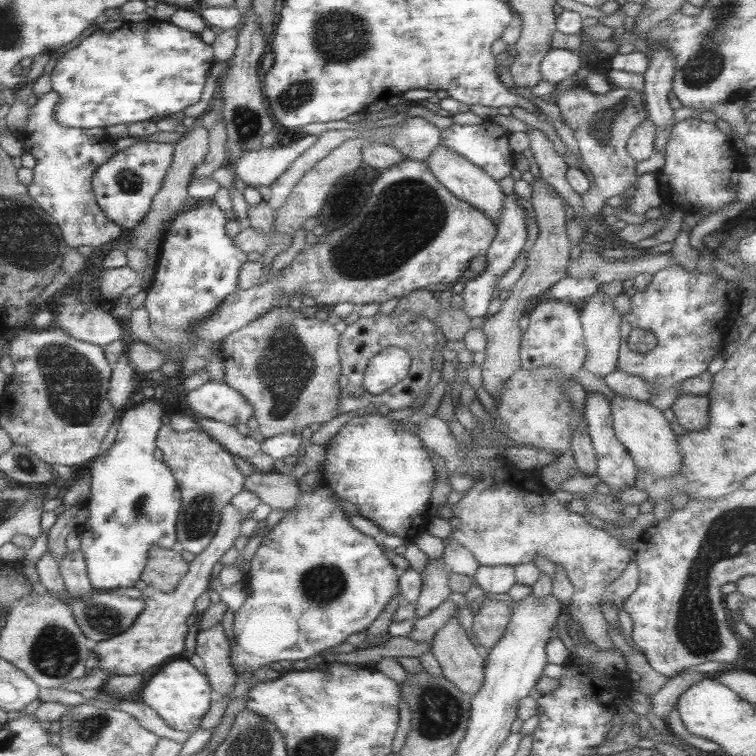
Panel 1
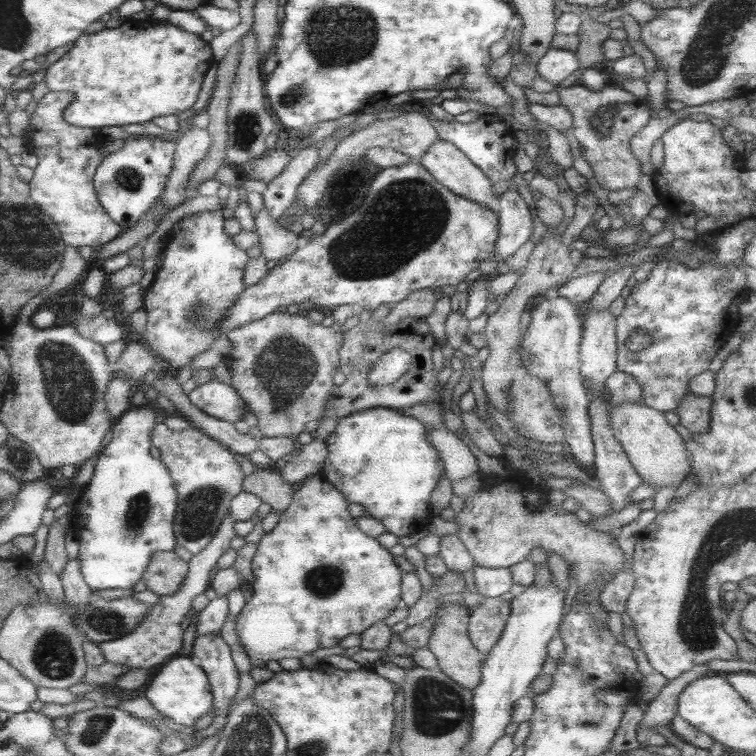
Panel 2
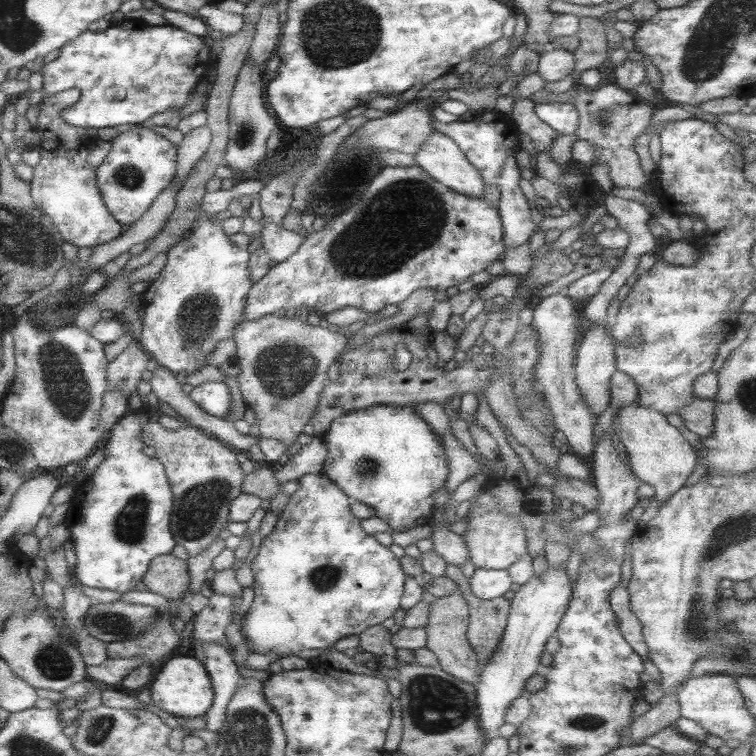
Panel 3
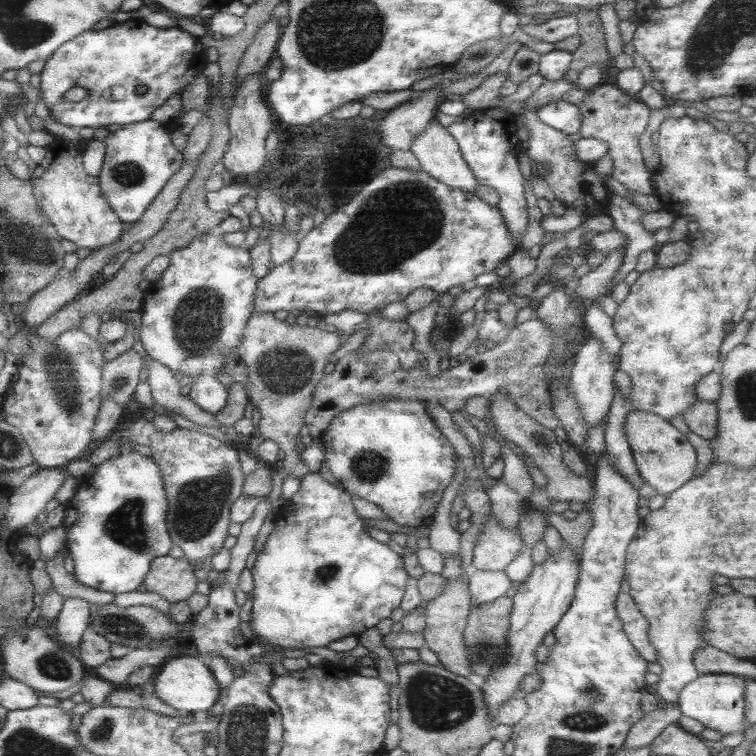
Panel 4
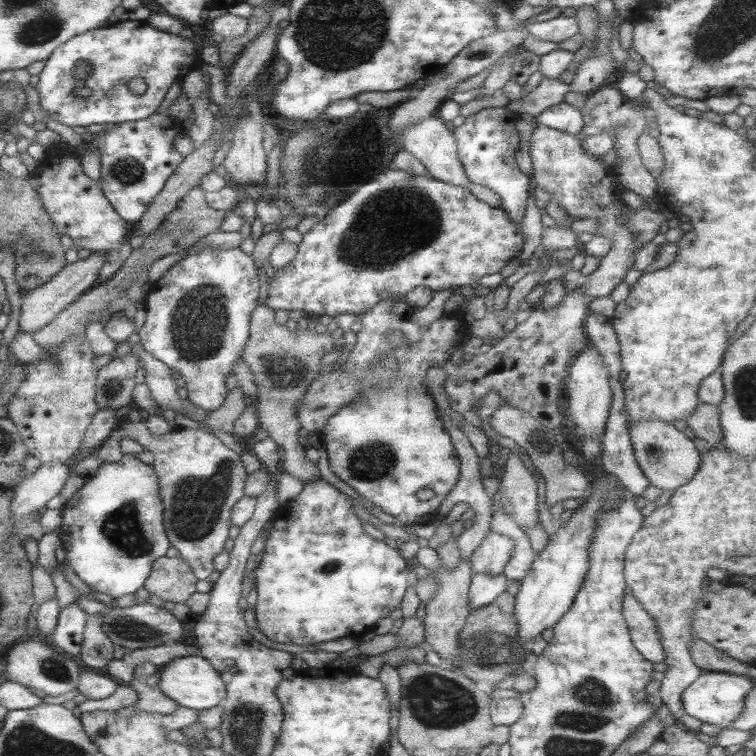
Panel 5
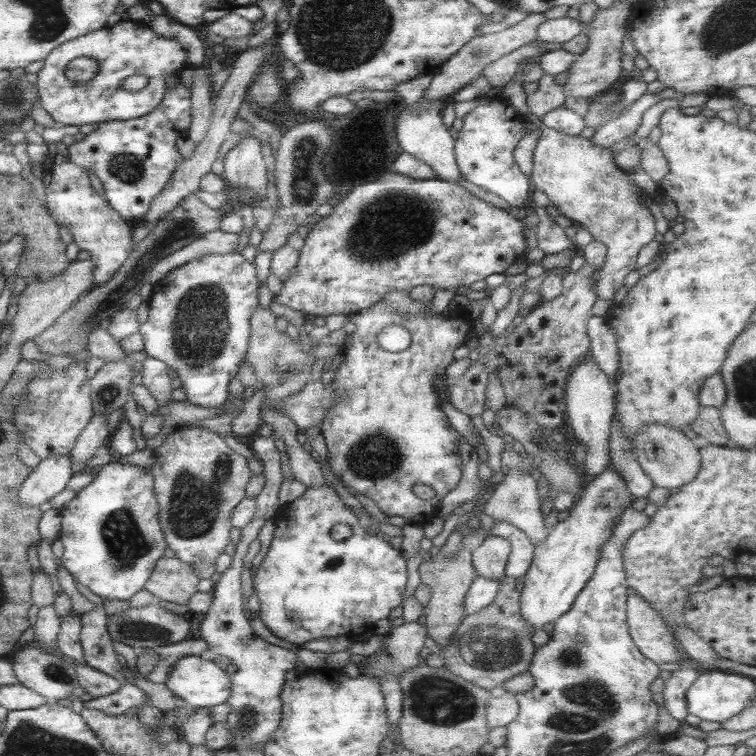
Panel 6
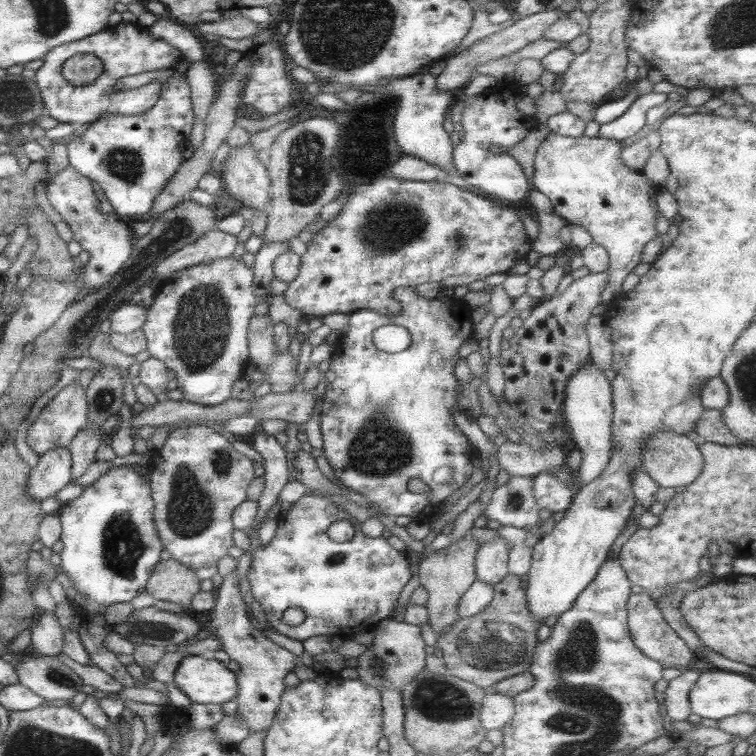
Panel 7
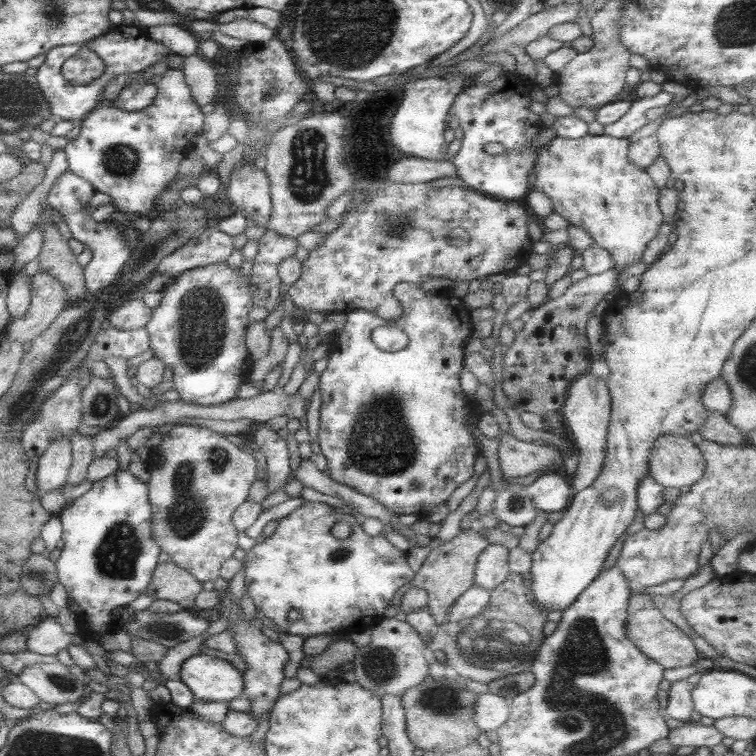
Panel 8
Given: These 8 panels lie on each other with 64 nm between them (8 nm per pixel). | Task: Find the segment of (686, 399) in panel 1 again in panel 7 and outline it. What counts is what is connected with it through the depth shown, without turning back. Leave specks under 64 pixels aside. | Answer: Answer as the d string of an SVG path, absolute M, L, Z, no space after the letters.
M705 409L694 426L695 431L704 438L705 442L724 446L741 445L739 438L722 422L720 411Z

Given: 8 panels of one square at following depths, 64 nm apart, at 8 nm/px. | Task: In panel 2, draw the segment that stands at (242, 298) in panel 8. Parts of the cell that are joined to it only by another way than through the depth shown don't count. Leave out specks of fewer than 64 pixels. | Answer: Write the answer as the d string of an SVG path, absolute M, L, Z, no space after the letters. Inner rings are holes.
M222 210L194 213L181 219L163 247L163 263L155 271L151 285L145 289L143 309L147 312L147 321L141 342L158 355L171 373L180 371L193 358L210 349L212 343L220 338L219 326L223 324L235 300L246 290L247 284L243 276L249 257L246 251L236 246L232 237L226 234L223 225L225 220ZM202 384L198 391L187 395L192 406L217 420L236 424L244 420L248 408L233 387L223 384Z

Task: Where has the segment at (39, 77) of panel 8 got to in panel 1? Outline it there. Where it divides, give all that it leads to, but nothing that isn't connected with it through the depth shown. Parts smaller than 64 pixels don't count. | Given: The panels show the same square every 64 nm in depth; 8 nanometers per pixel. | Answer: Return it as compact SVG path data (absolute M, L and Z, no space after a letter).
M154 18L126 21L113 31L95 31L64 53L50 73L52 91L61 98L55 108L55 119L64 126L97 130L116 124L144 122L176 112L182 115L183 110L196 104L200 100L206 74L215 64L212 45L206 44L199 33L182 30L168 22Z

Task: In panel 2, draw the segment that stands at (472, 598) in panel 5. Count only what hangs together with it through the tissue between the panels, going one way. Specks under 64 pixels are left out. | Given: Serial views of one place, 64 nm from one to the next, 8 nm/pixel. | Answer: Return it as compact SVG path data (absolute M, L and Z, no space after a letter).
M474 568L474 584L476 590L486 598L502 596L514 584L509 568Z

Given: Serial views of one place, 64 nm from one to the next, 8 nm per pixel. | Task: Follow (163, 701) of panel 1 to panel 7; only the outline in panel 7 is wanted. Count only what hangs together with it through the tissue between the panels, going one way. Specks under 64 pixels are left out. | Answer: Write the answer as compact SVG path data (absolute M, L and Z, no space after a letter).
M188 655L176 669L172 684L176 684L192 703L224 704L238 692L237 673L217 659Z

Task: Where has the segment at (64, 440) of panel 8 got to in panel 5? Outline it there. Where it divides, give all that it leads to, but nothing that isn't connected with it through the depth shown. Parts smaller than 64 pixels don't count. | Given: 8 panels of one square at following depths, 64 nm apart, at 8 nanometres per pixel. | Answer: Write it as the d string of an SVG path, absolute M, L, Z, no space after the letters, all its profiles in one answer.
M70 462L41 464L34 474L22 480L14 490L11 500L11 515L17 521L23 515L38 511L51 498L58 495L72 475Z

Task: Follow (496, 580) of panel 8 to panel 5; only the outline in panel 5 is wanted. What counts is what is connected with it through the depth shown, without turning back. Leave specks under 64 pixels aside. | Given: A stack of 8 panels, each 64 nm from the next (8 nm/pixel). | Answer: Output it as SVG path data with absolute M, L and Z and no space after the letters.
M492 529L469 556L474 574L503 574L514 550L514 541Z

